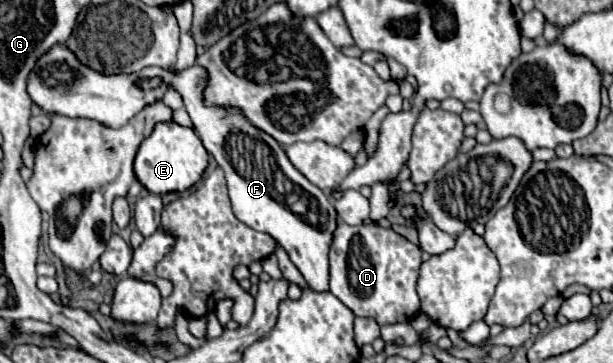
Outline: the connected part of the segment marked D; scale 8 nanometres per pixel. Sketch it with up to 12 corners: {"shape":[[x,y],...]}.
{"shape":[[339,222],[329,292],[379,326],[419,312],[421,248]]}

